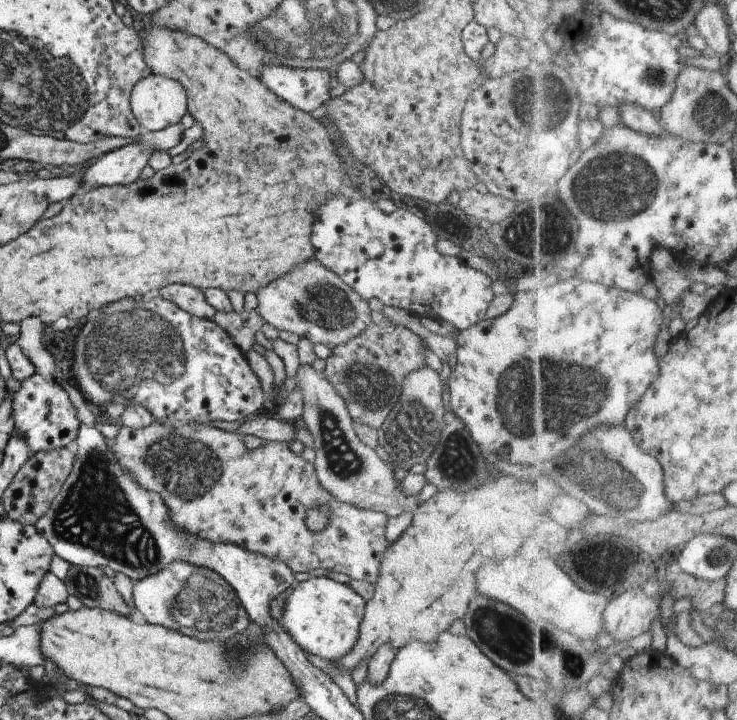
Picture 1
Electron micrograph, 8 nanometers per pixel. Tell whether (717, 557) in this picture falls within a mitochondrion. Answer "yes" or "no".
yes

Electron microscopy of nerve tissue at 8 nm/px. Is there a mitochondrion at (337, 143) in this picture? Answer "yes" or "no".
no

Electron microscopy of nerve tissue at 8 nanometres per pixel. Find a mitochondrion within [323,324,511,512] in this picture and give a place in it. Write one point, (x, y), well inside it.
(368, 382)

